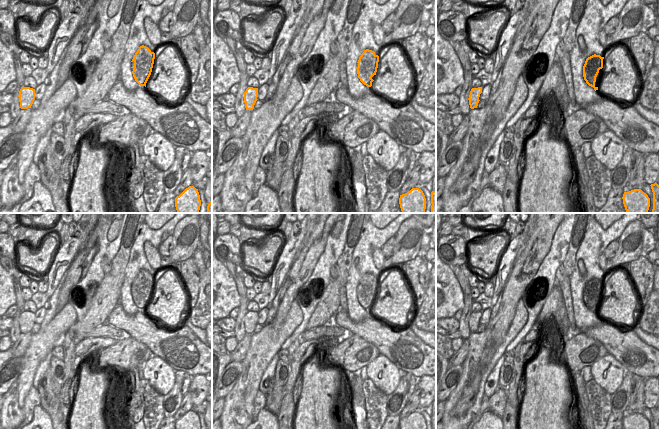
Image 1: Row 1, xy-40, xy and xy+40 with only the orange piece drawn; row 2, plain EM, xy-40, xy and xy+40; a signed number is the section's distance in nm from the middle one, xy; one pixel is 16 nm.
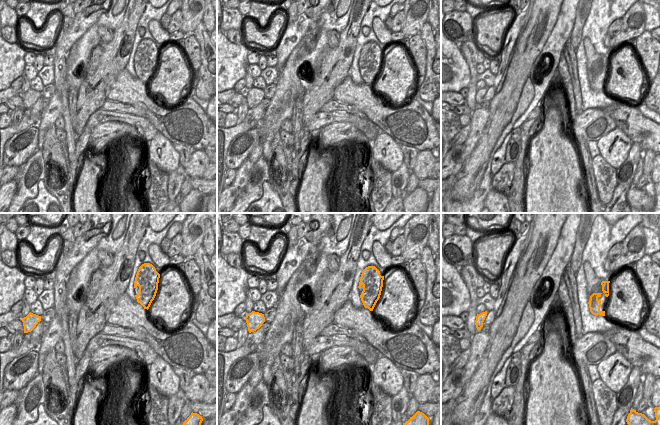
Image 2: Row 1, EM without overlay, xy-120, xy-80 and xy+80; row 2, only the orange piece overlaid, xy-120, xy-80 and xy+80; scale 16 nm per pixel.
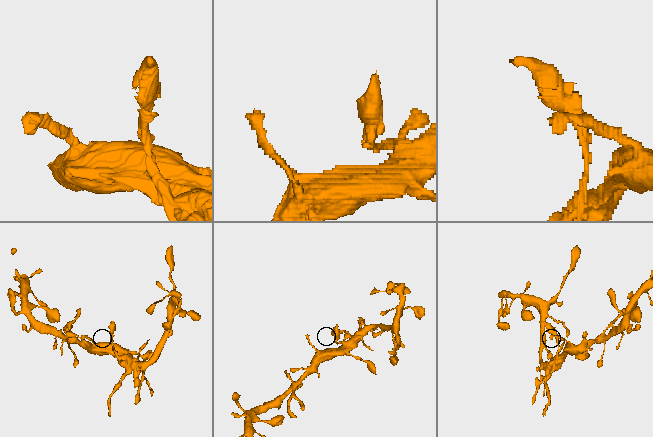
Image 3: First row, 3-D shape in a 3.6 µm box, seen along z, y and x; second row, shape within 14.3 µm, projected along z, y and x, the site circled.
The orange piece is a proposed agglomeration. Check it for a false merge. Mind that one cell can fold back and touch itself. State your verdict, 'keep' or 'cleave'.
cleave

